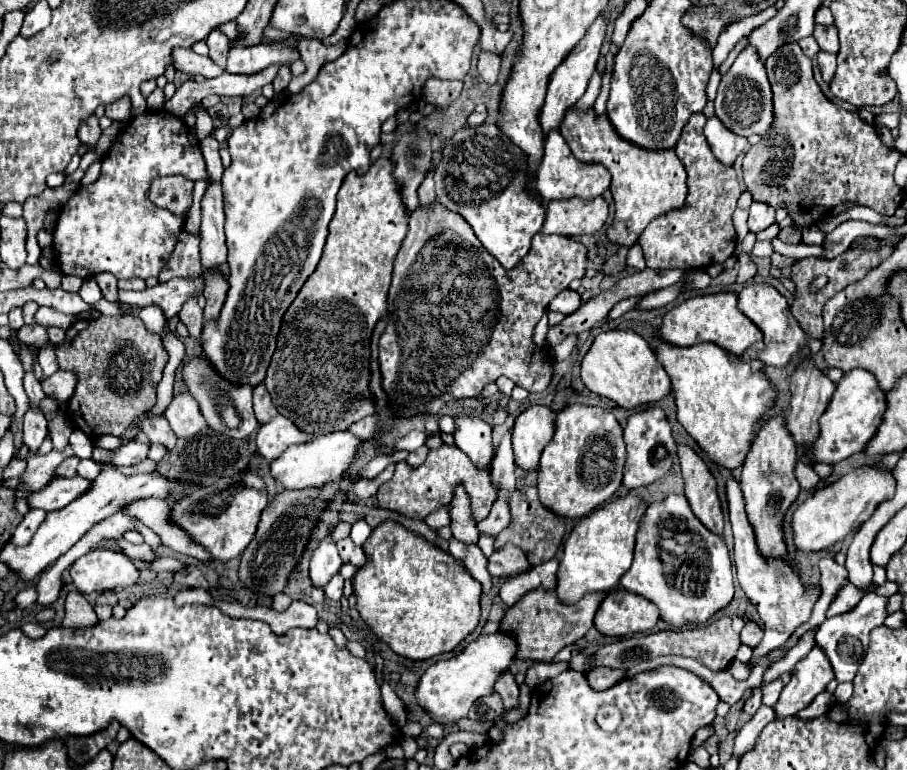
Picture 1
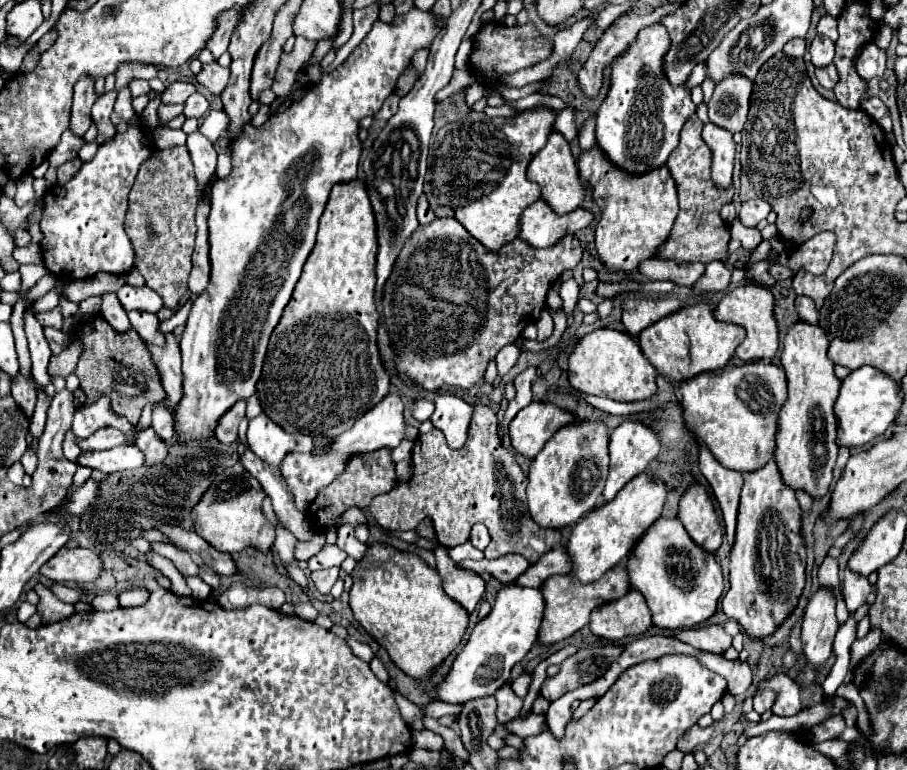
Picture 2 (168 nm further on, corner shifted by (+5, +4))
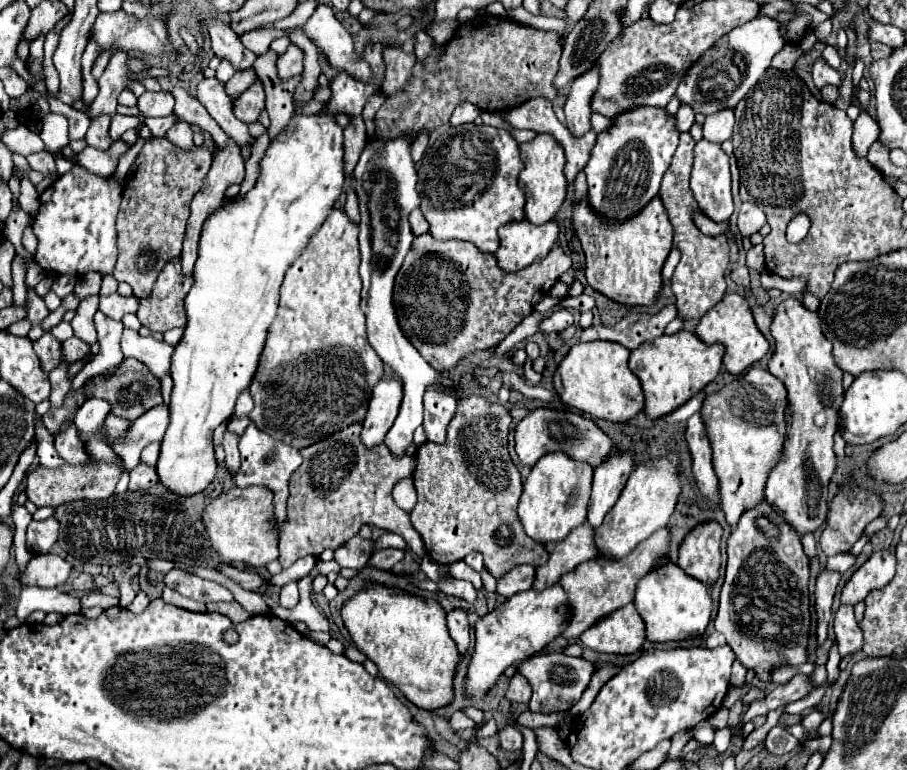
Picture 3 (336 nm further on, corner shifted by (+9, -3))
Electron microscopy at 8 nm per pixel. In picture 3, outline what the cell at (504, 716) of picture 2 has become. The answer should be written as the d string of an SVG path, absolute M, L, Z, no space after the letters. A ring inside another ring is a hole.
M509 725L503 731L499 731L499 743L501 743L501 749L505 751L521 751L523 735L519 733L519 729Z

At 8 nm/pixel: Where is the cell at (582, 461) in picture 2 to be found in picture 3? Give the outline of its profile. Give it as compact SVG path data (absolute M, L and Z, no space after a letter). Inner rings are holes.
M549 453L537 461L527 481L523 483L523 495L519 501L519 519L525 533L537 543L563 541L575 527L585 521L589 493L591 493L593 469L591 465L571 461L565 453Z

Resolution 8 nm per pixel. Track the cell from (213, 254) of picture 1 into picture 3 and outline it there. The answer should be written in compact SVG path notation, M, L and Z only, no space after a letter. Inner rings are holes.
M185 119L175 121L175 125L167 131L167 139L173 141L175 145L179 145L181 149L191 149L193 147L193 131L191 125Z

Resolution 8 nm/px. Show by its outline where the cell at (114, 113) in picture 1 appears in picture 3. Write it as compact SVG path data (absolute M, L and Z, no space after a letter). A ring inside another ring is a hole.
M97 117L91 121L89 131L85 135L87 145L95 147L95 149L109 149L113 139L109 137L109 121L111 117Z

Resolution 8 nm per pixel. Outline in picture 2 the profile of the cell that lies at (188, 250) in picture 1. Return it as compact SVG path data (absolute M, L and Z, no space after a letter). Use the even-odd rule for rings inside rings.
M175 146L169 150L157 150L149 162L141 164L135 184L129 194L129 212L125 218L125 232L133 238L137 250L137 270L145 278L147 286L163 296L165 308L177 310L181 296L187 294L191 274L191 254L195 246L195 210L197 210L197 182L193 174L193 162L187 146ZM145 230L153 230L151 238L145 238Z

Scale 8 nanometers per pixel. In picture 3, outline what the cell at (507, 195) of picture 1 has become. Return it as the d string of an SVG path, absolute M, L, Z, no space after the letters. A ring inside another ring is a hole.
M473 123L461 127L449 127L449 131L435 141L435 145L427 147L423 159L417 163L417 175L419 175L417 191L421 195L419 209L423 211L423 217L429 221L429 233L439 241L449 241L449 239L471 241L479 251L495 253L499 249L497 229L505 223L521 221L525 215L523 213L525 195L517 185L517 175L521 169L523 161L519 157L519 143L507 131ZM449 167L465 167L465 169L449 183L449 177L445 175L445 169Z

